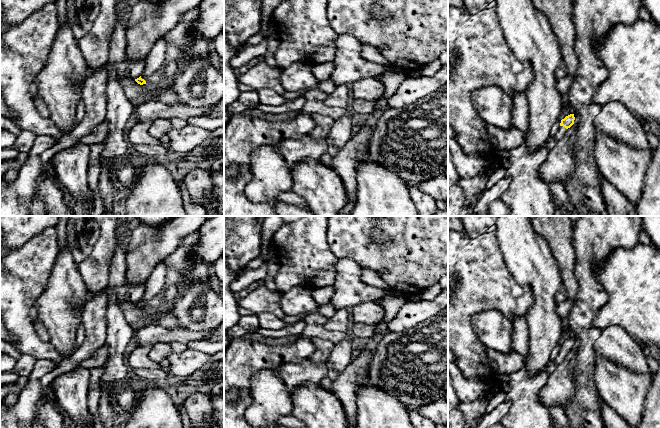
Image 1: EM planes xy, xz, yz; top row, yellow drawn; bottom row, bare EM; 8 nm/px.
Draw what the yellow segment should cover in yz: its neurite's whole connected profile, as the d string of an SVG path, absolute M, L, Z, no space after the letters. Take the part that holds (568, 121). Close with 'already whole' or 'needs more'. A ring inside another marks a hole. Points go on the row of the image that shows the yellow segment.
M570 114L561 120L560 127L553 136L556 142L562 139L566 135L567 129L574 124L574 120L575 120L574 114Z; needs more

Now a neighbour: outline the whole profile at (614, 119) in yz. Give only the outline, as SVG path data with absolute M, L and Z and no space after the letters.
M612 101L601 106L594 119L596 130L602 131L635 150L645 150L649 146L649 135L644 131L642 120L634 116L623 104Z

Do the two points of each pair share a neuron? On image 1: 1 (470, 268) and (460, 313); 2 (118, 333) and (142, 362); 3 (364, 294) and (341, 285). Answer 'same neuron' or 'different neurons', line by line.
1: same neuron
2: different neurons
3: same neuron

